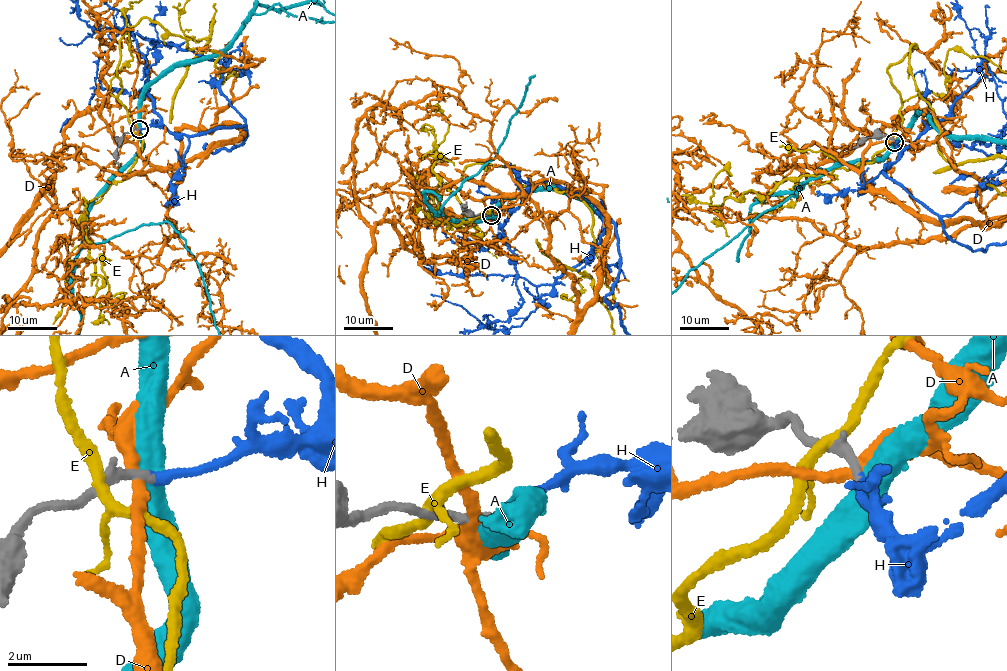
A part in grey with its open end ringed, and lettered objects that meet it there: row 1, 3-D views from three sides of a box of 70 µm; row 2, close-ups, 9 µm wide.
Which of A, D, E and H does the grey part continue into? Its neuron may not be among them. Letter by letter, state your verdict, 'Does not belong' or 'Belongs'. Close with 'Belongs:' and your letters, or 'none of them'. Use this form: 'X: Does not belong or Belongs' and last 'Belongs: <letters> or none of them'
A: Does not belong
D: Does not belong
E: Does not belong
H: Belongs
Belongs: H

